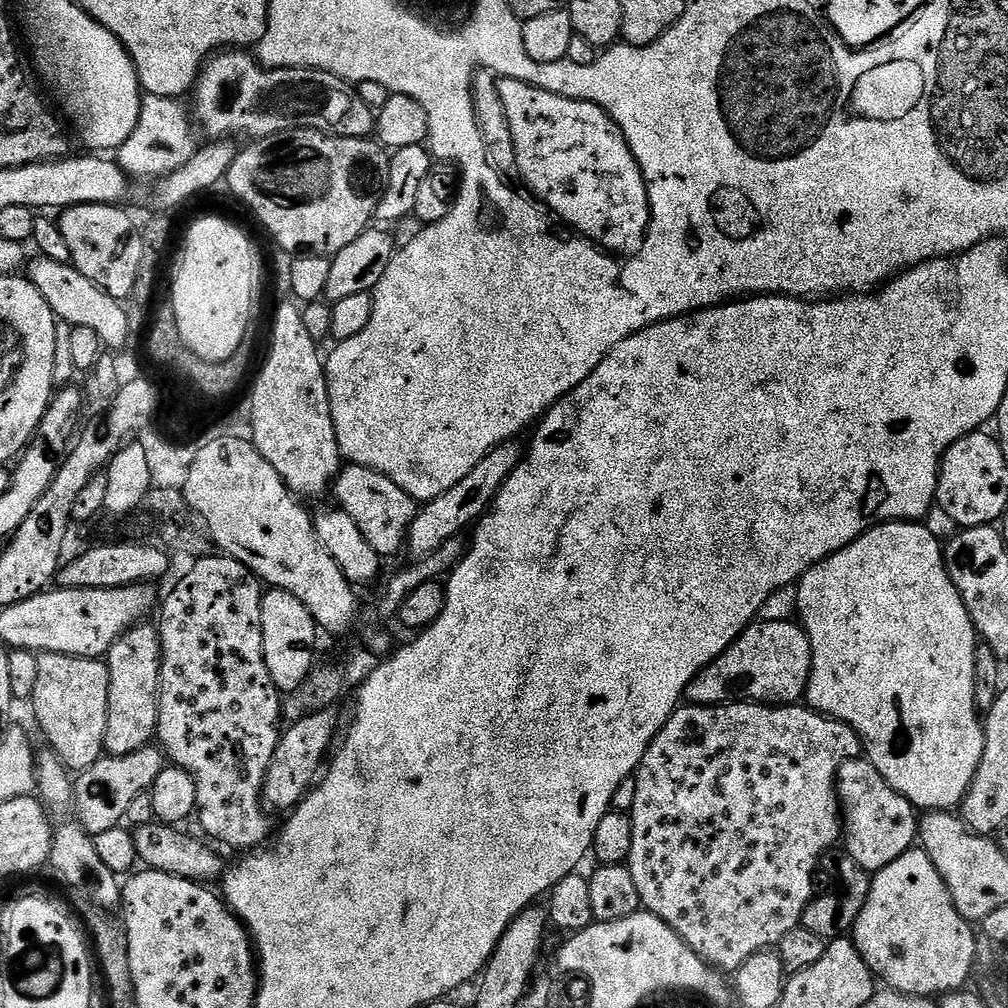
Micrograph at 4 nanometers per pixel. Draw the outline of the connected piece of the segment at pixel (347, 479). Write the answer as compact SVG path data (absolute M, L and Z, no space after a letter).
M345 463L336 475L334 492L339 511L350 514L362 530L362 538L374 546L374 550L381 558L388 558L395 554L399 548L403 549L408 542L408 531L418 511L418 502L398 482L390 482L386 474L378 474L378 470L370 470L366 466Z

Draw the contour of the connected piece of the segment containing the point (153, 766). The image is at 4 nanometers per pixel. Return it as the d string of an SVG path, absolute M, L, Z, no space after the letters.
M149 746L125 756L103 755L94 766L79 773L74 780L74 809L80 817L78 823L89 836L102 834L102 830L119 828L127 821L128 811L138 794L149 791L152 783L166 767L166 757L159 747Z

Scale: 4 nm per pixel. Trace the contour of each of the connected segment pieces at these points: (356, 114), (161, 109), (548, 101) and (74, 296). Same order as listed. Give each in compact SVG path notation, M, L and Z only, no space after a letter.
M224 50L213 55L205 63L200 79L194 85L195 96L195 123L199 131L204 131L208 135L207 139L212 142L236 138L232 136L249 136L247 139L255 142L302 128L324 132L328 136L363 140L371 137L376 130L376 113L370 110L370 106L366 106L366 102L362 102L359 91L347 80L313 68L266 68L257 61L255 55L244 50Z
M145 95L141 99L138 126L134 126L134 134L130 134L130 138L126 138L126 142L118 150L120 168L129 177L137 176L140 180L155 182L171 176L173 172L186 166L186 162L190 162L198 147L197 133L194 131L189 109L187 112L180 104L183 103L171 96Z
M501 79L498 94L502 98L506 122L510 126L510 138L516 155L514 168L520 171L525 186L533 192L531 195L538 196L556 215L572 226L577 235L594 243L597 248L620 258L635 256L644 245L648 232L651 200L644 175L621 128L597 104L564 99L526 82Z
M37 255L35 259L27 261L26 278L36 287L38 294L42 294L42 298L46 298L56 319L65 320L73 328L90 326L90 330L94 330L94 334L98 334L98 338L102 338L105 349L123 349L125 347L123 344L130 336L123 303L110 298L110 294L106 294L98 286L94 286L94 282L90 282L90 278L83 276L71 264L54 262L41 255Z

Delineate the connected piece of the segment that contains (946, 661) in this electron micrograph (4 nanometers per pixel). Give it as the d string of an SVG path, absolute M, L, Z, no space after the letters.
M893 522L878 524L869 528L854 542L847 544L832 556L818 562L805 576L801 576L795 585L798 598L799 623L802 625L812 647L812 673L808 679L806 693L807 707L840 720L855 730L860 737L863 755L882 774L882 778L895 792L902 794L917 810L952 810L963 805L964 796L972 784L974 774L982 762L984 753L984 725L981 713L976 707L974 694L974 670L976 669L976 649L978 635L975 624L959 596L958 590L951 581L945 564L945 549L941 541L930 534L927 526L920 522Z

